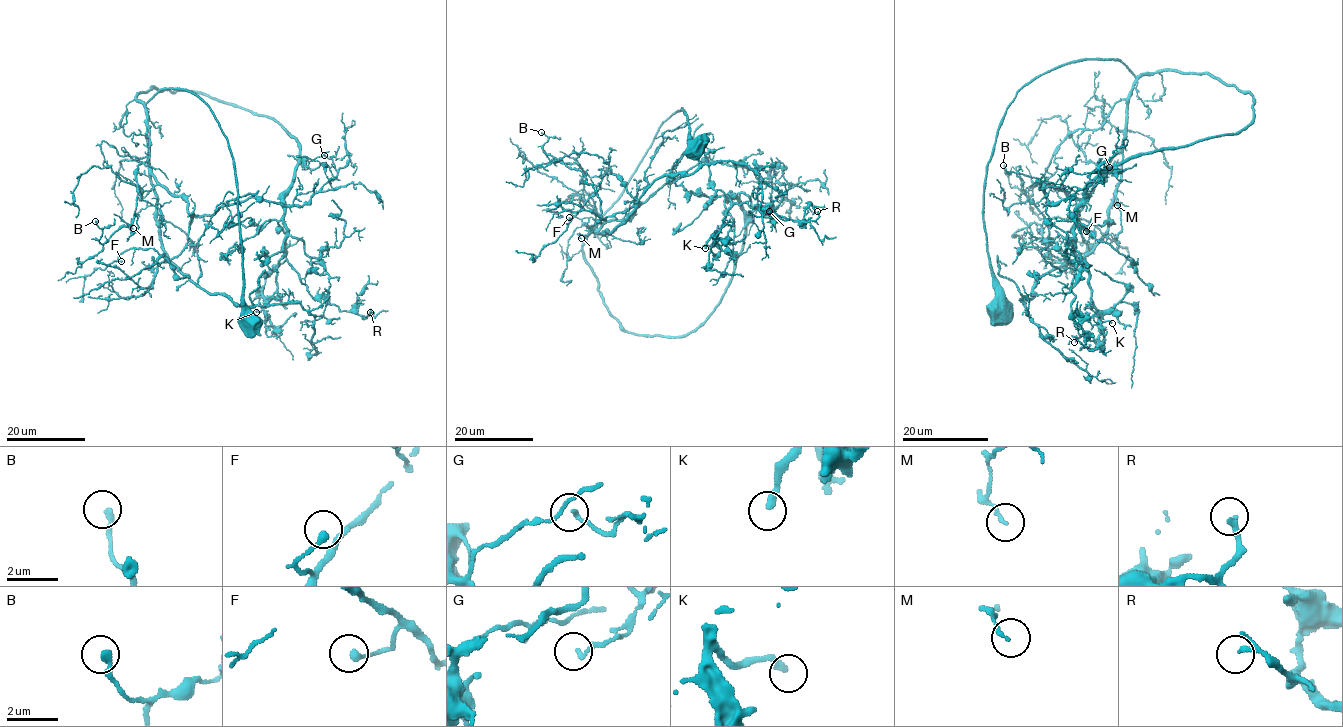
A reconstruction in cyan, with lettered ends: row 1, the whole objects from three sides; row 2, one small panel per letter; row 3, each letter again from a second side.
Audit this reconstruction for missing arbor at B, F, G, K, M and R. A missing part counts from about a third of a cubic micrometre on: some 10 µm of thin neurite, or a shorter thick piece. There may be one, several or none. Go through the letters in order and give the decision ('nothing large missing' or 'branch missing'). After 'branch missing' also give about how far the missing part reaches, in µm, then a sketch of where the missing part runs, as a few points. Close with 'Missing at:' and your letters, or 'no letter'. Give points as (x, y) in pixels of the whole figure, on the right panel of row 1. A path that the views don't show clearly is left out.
B: nothing large missing
F: nothing large missing
G: nothing large missing
K: branch missing; about 8 µm are missing
M: nothing large missing
R: nothing large missing
Missing at: K

